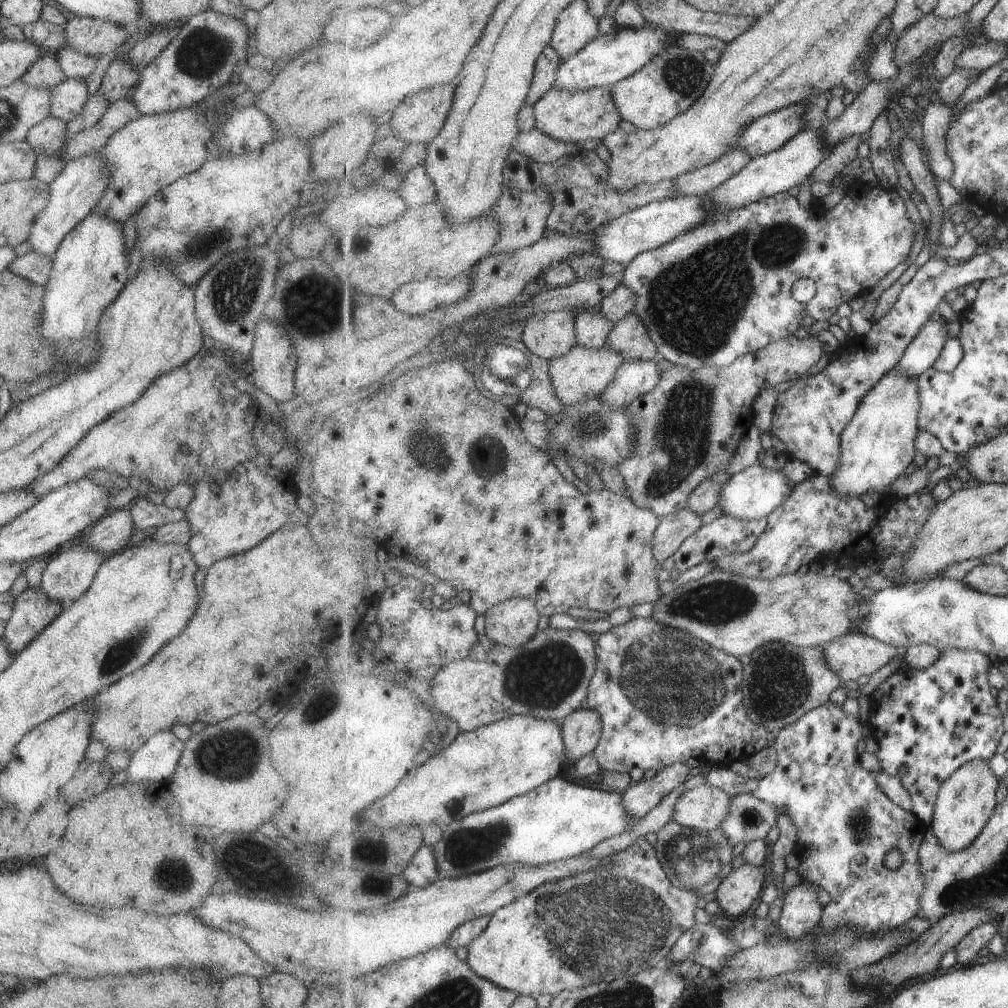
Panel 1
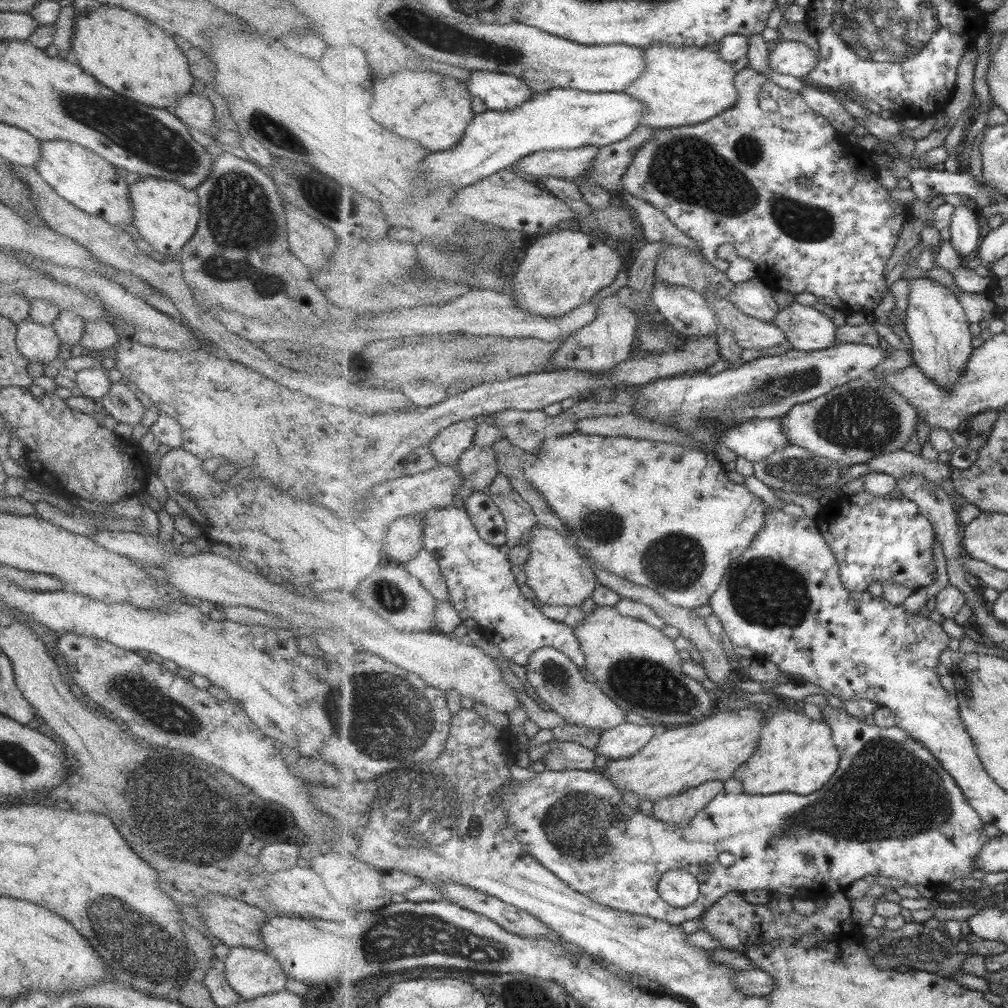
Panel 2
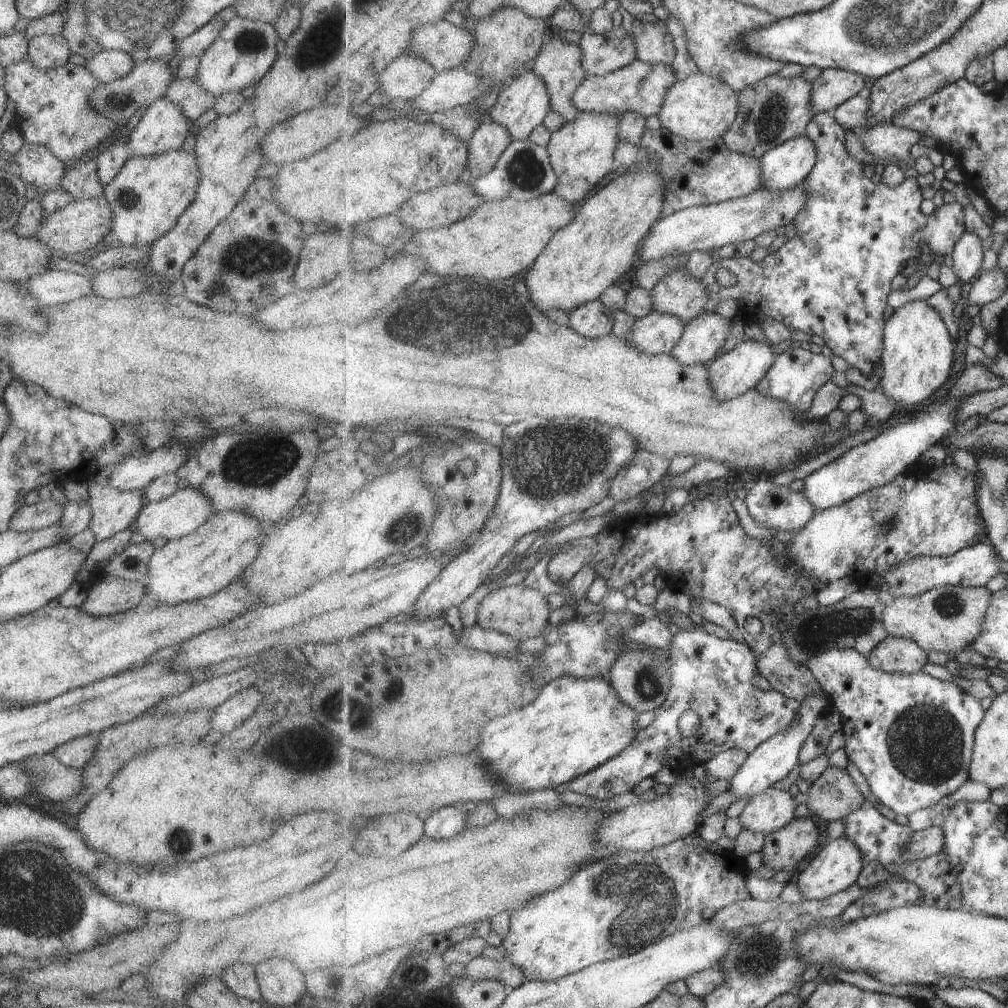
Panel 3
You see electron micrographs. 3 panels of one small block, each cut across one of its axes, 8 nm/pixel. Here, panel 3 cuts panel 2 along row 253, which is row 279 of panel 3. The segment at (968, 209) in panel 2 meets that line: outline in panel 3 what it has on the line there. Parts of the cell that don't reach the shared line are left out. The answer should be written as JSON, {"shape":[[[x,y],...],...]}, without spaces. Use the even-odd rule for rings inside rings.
{"shape":[[[965,232],[957,242],[952,252],[952,270],[965,289],[977,279],[986,253],[987,248],[983,247],[983,240],[972,232]]]}

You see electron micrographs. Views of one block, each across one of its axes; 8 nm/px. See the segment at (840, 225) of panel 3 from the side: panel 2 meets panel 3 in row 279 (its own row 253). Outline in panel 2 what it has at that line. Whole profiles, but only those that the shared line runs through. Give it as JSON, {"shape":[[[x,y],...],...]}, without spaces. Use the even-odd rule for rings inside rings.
{"shape":[[[747,66],[735,74],[735,87],[739,89],[739,100],[731,110],[717,114],[715,118],[701,124],[691,126],[671,127],[659,129],[659,132],[645,142],[637,156],[627,169],[623,177],[623,186],[626,192],[633,197],[647,200],[649,204],[662,210],[671,219],[671,222],[689,235],[697,244],[709,260],[719,270],[727,272],[729,270],[729,260],[723,260],[717,256],[717,250],[721,244],[732,244],[736,249],[738,256],[748,258],[763,268],[764,282],[770,282],[771,286],[777,286],[775,290],[787,290],[794,294],[801,292],[810,292],[817,301],[827,304],[845,314],[853,312],[863,312],[870,315],[872,309],[877,308],[883,298],[889,294],[887,286],[887,262],[891,260],[895,246],[899,242],[901,230],[907,224],[907,210],[905,205],[897,202],[889,190],[879,182],[877,178],[877,163],[871,159],[872,151],[866,151],[860,144],[848,146],[845,138],[840,136],[840,131],[829,122],[828,118],[823,117],[819,111],[808,105],[801,92],[791,91],[789,89],[777,86],[775,82],[766,78],[763,73]],[[799,176],[806,176],[812,181],[809,188],[799,186]]]}

